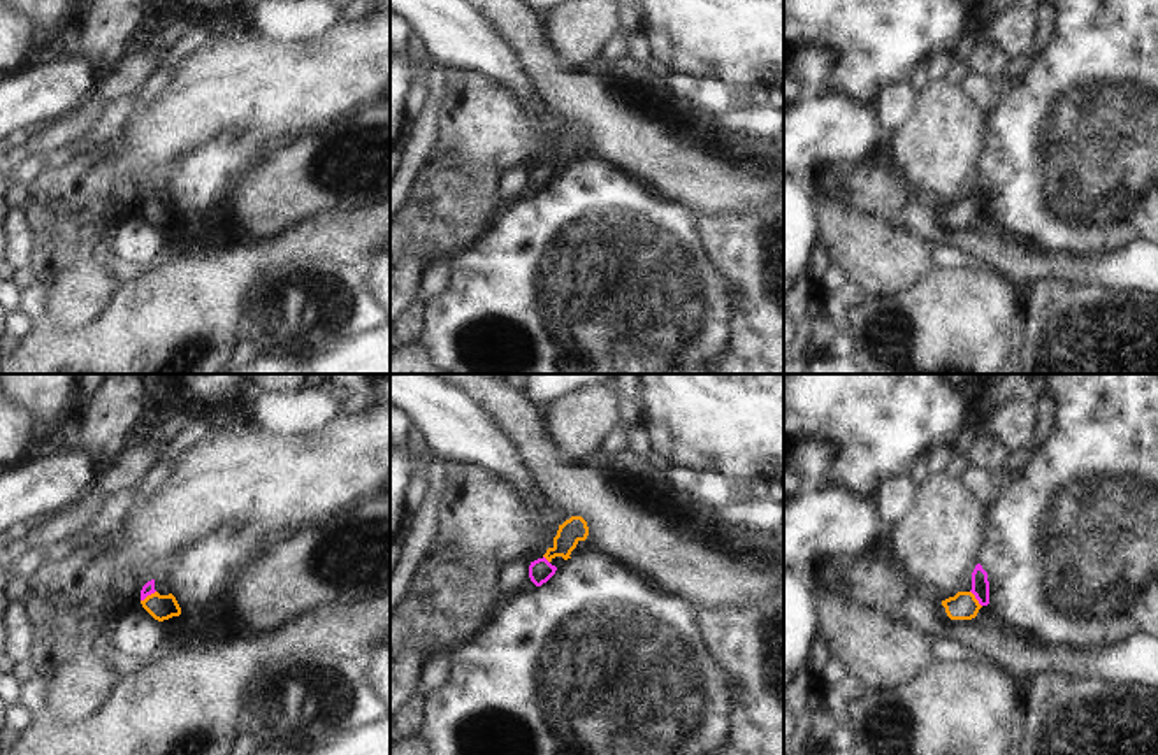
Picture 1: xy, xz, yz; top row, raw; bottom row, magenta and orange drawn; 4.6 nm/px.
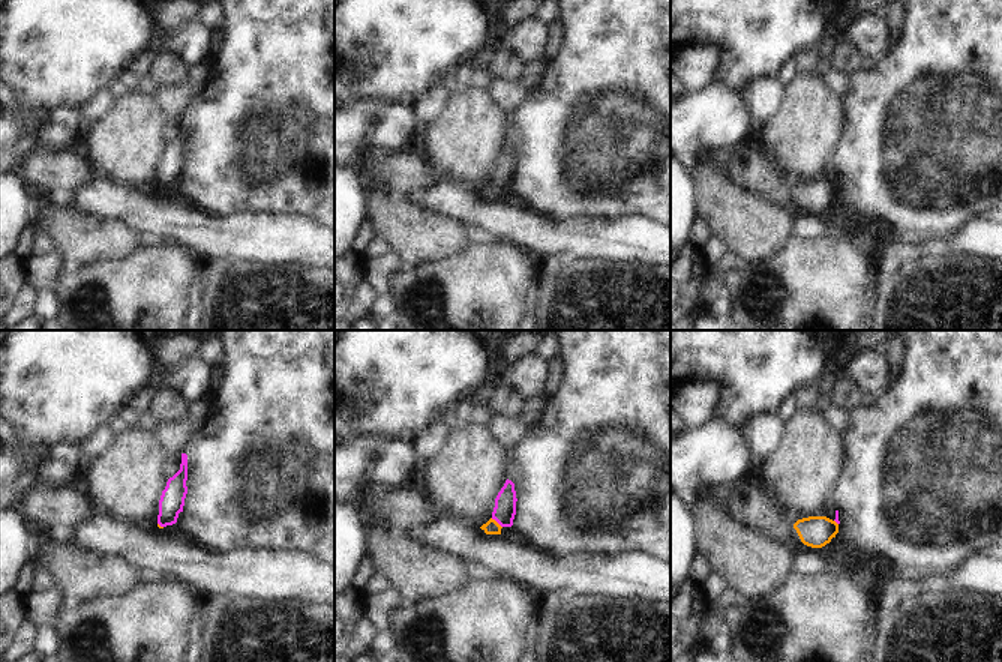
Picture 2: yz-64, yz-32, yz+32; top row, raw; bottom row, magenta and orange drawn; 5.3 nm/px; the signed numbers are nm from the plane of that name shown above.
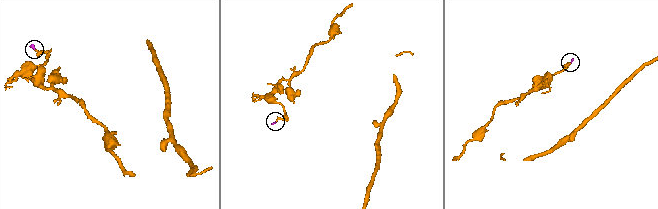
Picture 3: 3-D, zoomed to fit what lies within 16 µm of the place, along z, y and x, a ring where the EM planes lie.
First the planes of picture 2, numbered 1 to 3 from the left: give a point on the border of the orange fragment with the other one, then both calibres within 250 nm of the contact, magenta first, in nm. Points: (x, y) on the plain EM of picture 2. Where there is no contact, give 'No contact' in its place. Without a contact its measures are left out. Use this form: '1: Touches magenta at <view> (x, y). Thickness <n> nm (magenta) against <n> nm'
1: Touches magenta at yz-64 (161, 189). Thickness 130 nm (magenta) against 20 nm
2: Touches magenta at yz-32 (497, 185). Thickness 120 nm (magenta) against 80 nm
3: Touches magenta at yz+32 (836, 185). Thickness 20 nm (magenta) against 170 nm.

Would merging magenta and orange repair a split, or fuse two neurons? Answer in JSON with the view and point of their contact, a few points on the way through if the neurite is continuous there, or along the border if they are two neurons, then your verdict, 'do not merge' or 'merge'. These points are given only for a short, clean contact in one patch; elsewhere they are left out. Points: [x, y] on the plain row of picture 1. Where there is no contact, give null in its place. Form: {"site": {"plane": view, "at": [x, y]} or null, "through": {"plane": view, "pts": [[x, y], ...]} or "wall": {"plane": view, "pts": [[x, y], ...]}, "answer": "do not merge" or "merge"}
{"site": {"plane": "xy", "at": [148, 201]}, "through": {"plane": "xy", "pts": [[148, 195], [148, 201], [159, 213]]}, "answer": "merge"}

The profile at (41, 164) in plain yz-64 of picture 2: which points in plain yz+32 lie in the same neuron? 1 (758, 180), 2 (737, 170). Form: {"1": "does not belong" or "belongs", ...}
{"1": "belongs", "2": "belongs"}

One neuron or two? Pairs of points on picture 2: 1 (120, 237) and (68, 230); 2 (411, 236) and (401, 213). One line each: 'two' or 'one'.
1: one
2: one

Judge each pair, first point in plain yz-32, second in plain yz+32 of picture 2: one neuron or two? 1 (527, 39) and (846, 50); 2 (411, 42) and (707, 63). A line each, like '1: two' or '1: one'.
1: two
2: two

